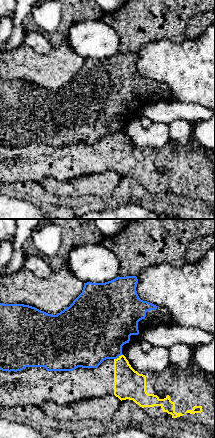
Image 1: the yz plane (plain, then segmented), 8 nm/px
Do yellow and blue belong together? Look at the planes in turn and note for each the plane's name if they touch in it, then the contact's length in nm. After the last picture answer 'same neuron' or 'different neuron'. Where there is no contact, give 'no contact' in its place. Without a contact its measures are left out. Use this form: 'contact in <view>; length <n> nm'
contact in yz; length 80 nm

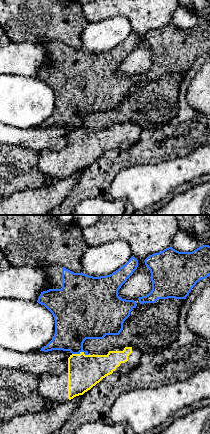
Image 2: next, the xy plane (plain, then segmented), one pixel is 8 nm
contact in xy; length 130 nm

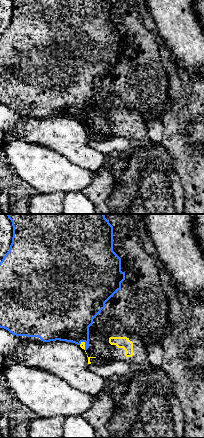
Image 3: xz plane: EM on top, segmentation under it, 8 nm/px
contact in xz; length 90 nm

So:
different neuron

